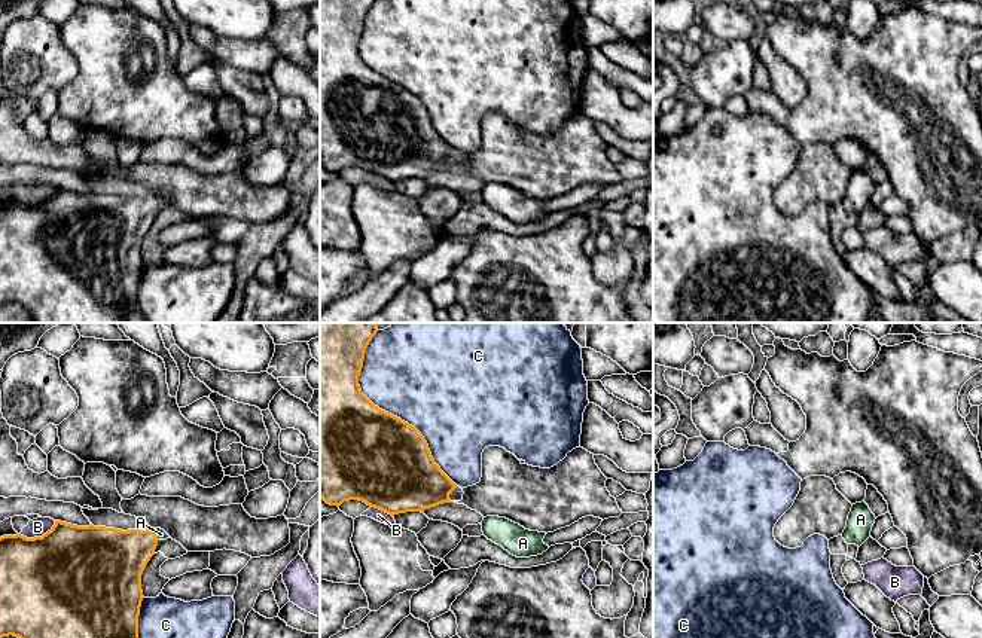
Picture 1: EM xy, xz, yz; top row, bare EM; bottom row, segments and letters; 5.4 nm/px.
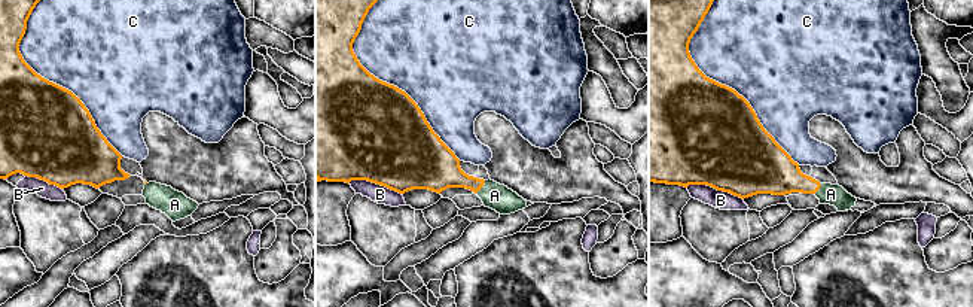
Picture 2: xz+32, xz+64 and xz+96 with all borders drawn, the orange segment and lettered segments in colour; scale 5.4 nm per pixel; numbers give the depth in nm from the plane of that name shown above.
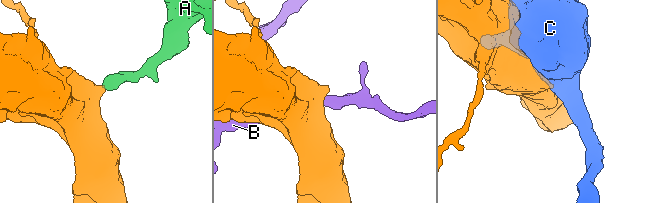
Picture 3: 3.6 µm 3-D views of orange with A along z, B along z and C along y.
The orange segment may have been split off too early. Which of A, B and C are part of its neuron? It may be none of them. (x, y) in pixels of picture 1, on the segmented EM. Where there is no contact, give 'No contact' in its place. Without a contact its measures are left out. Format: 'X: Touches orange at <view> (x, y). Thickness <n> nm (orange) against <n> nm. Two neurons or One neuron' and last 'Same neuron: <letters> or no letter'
A: Touches orange at xy (155, 534). Thickness 320 nm (orange) against 60 nm. One neuron
B: Touches orange at xy (39, 537). Thickness 500 nm (orange) against 100 nm. Two neurons
C: Touches orange at xz (387, 412). Thickness 500 nm (orange) against 500 nm. Two neurons
Same neuron: A

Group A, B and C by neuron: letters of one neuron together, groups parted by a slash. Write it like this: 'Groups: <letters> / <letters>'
Groups: A / B / C

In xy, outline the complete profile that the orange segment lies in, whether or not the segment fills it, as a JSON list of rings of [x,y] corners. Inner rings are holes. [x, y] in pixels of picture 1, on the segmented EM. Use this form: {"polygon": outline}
{"polygon": [[[55,521],[42,537],[0,537],[0,638],[138,638],[143,601],[141,574],[159,540],[171,538],[161,528],[116,529],[77,526]]]}

